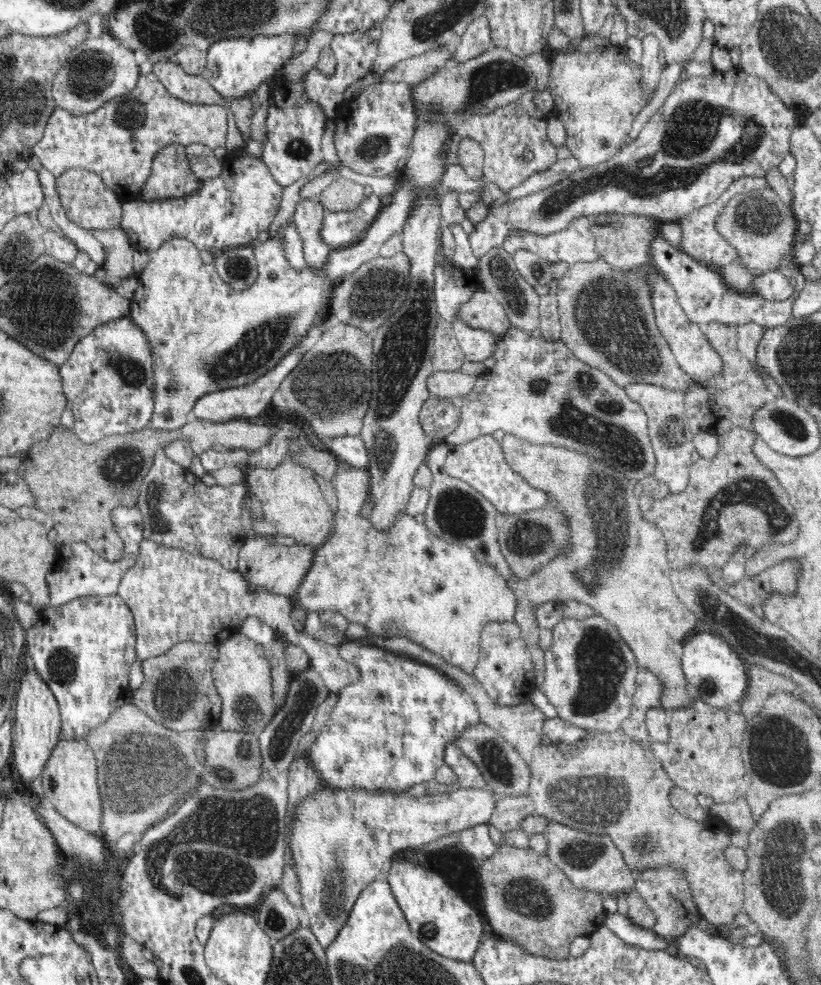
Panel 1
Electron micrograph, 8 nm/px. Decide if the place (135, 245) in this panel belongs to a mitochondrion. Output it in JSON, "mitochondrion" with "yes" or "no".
{"mitochondrion":"no"}

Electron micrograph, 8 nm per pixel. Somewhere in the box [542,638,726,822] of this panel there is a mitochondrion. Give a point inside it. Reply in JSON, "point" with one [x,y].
{"point":[710,690]}

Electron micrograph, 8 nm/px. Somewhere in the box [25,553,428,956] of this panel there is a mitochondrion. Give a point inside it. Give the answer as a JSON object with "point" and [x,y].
{"point":[229,872]}

